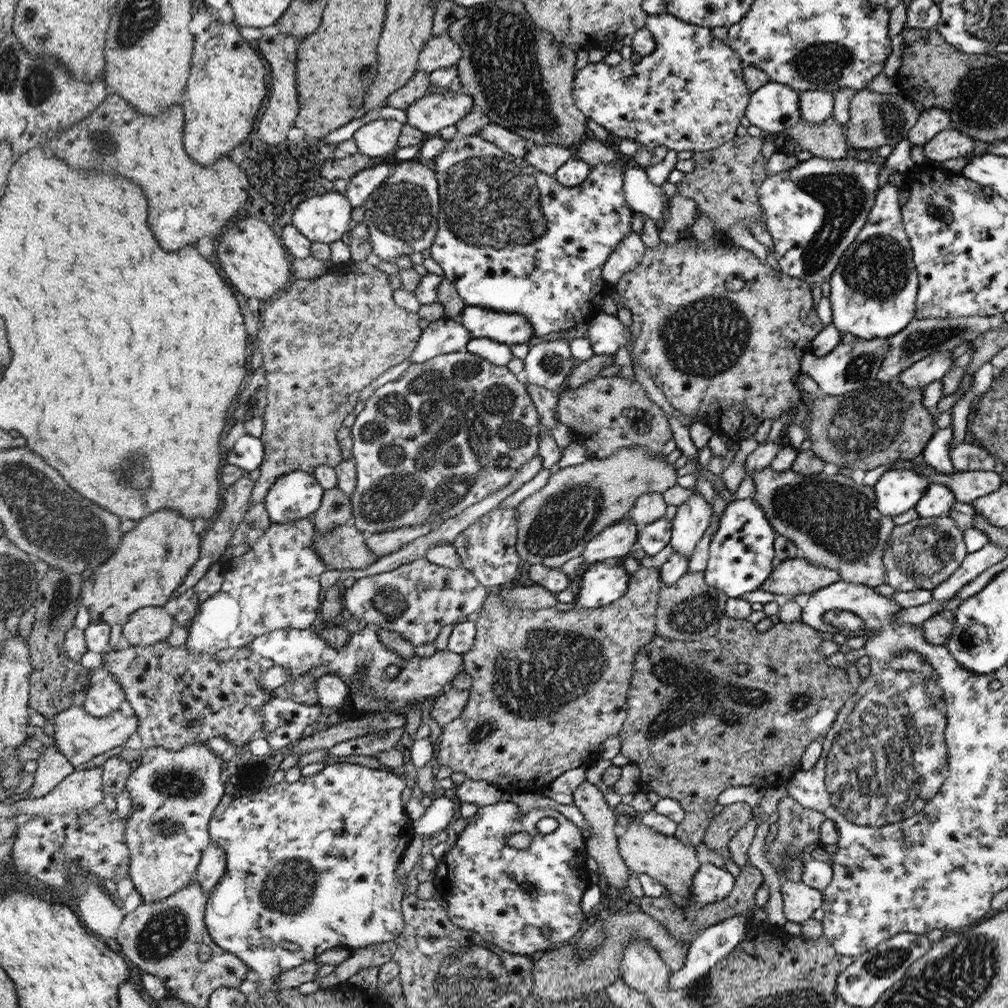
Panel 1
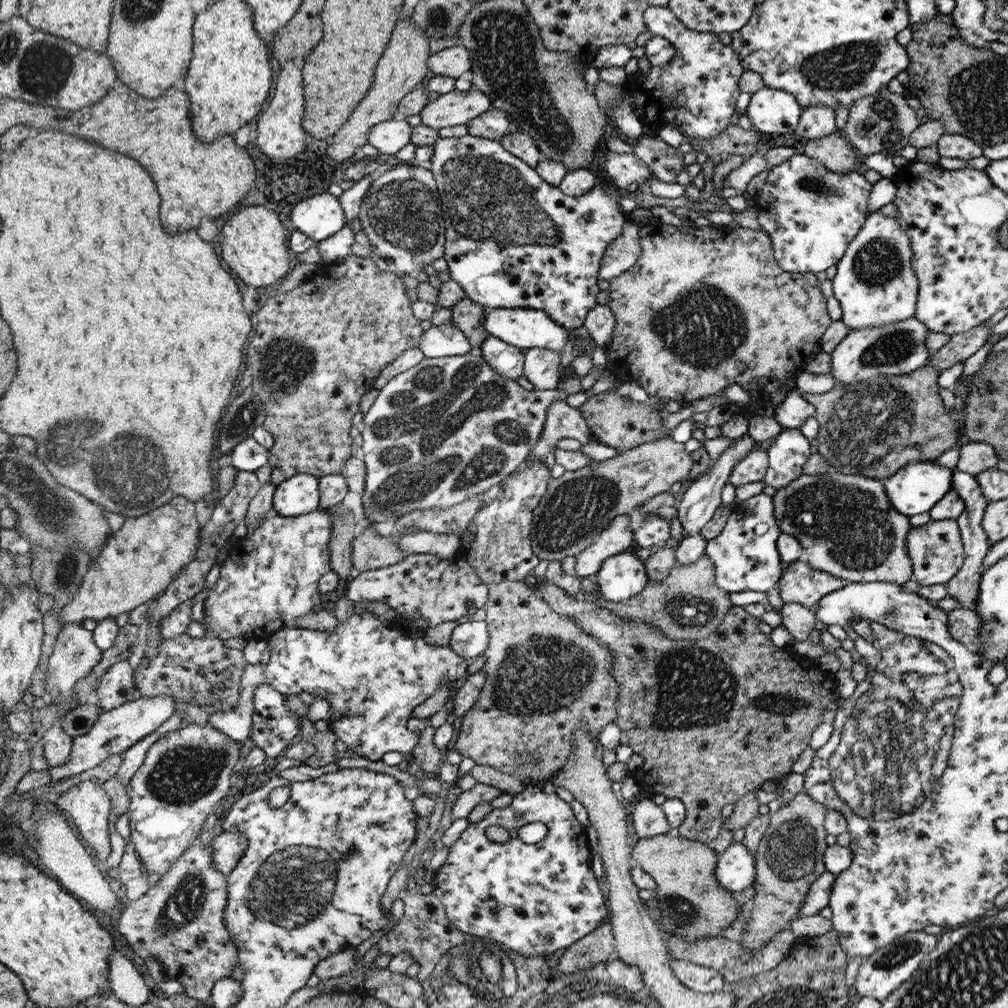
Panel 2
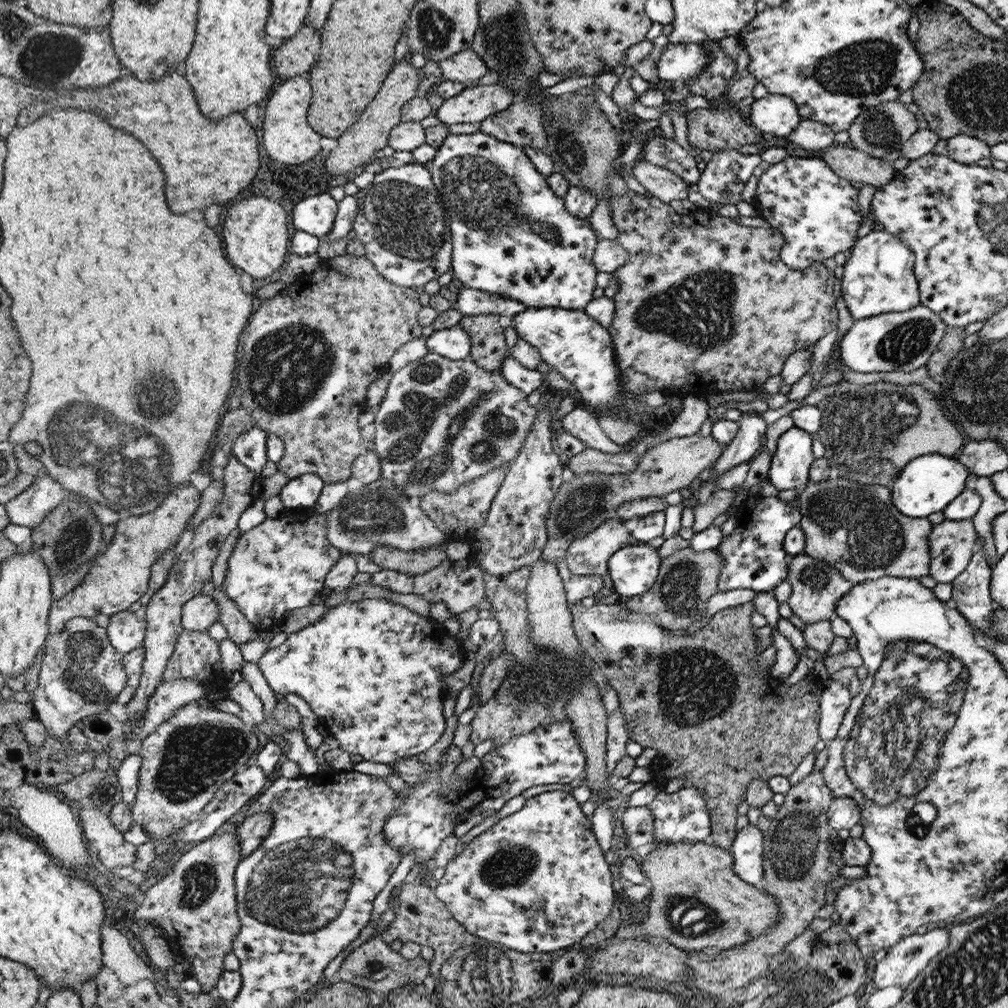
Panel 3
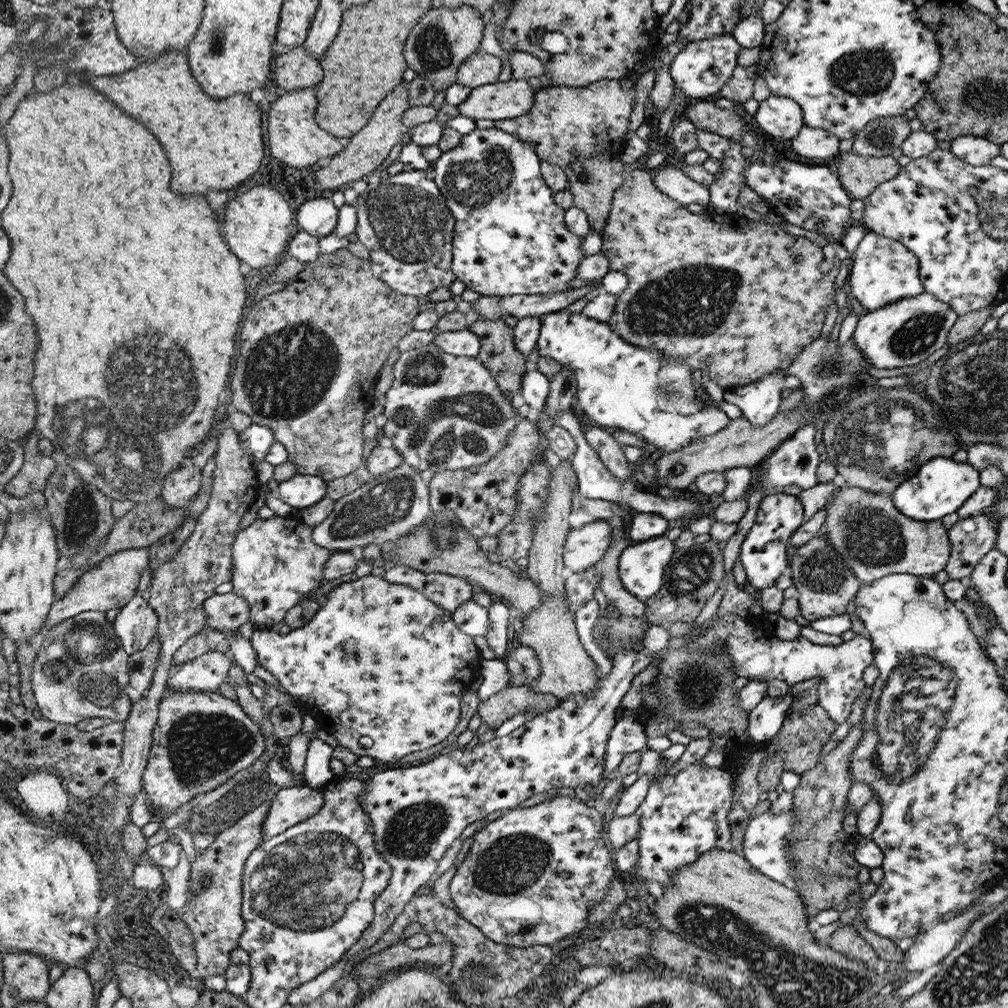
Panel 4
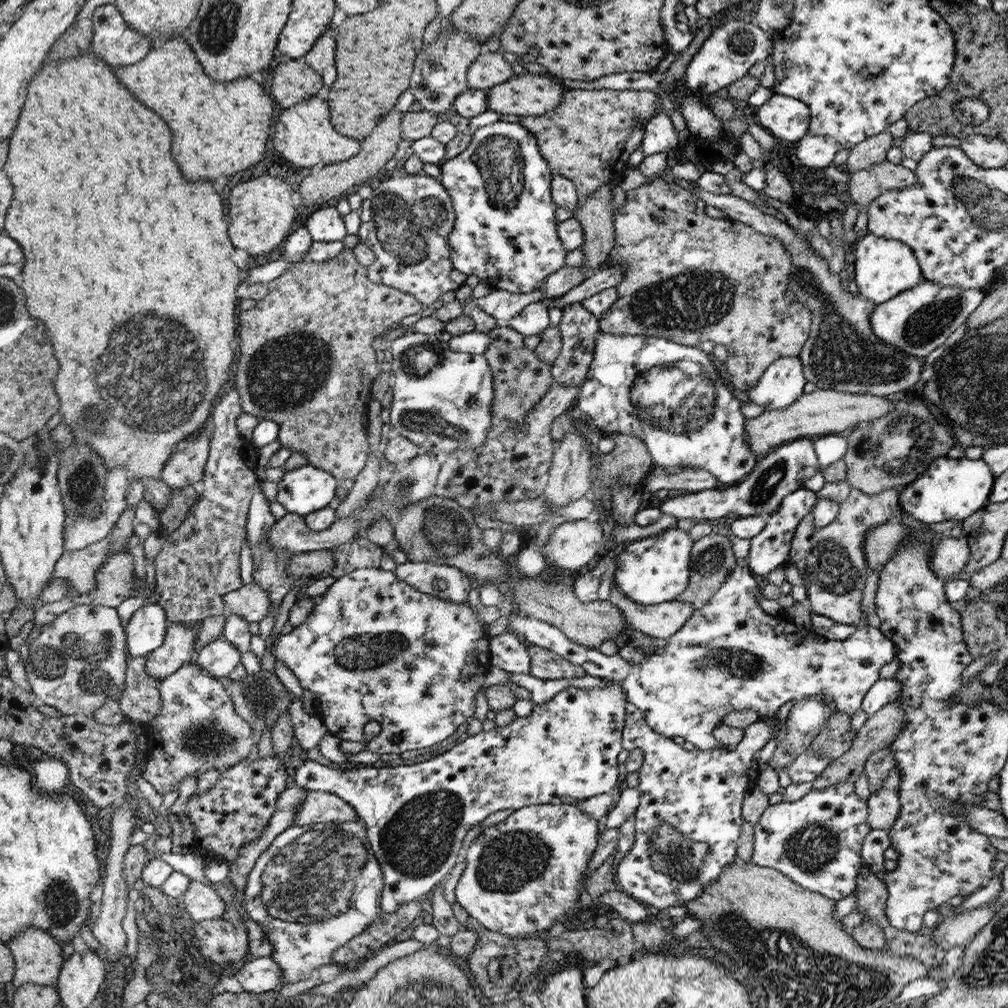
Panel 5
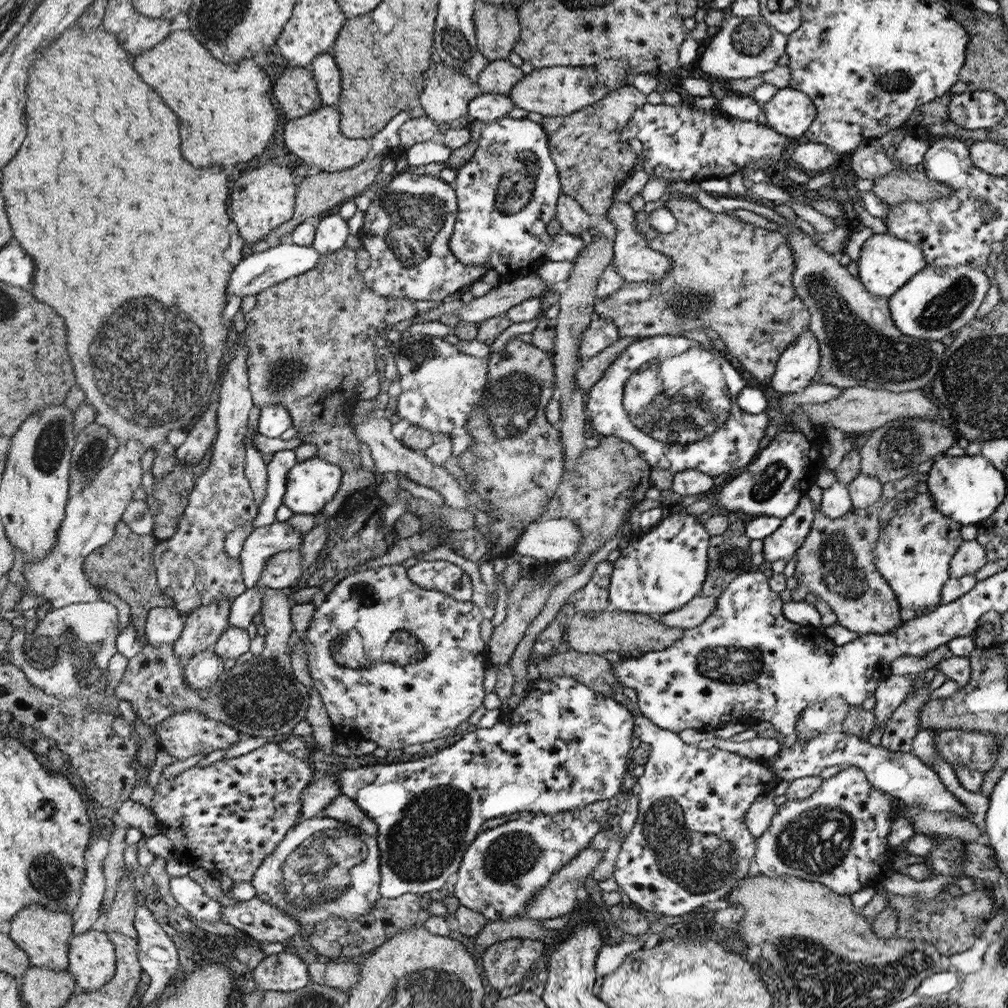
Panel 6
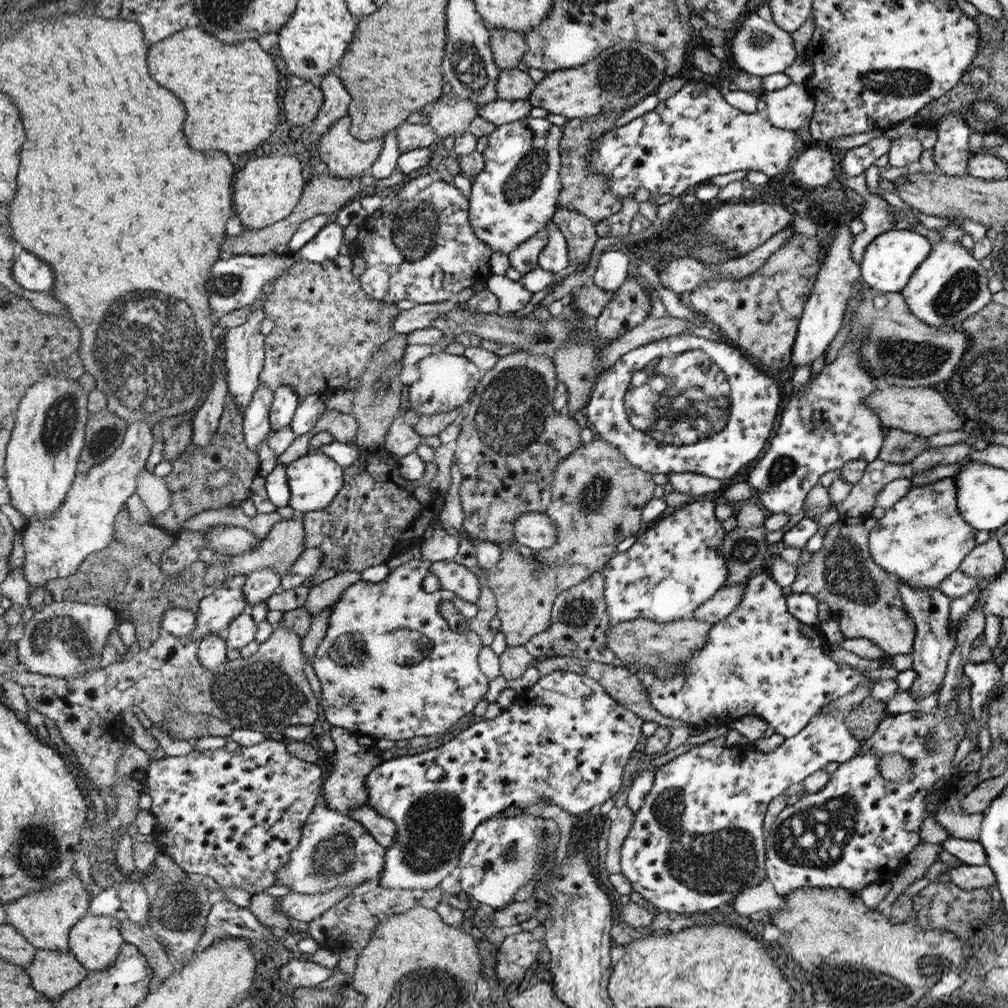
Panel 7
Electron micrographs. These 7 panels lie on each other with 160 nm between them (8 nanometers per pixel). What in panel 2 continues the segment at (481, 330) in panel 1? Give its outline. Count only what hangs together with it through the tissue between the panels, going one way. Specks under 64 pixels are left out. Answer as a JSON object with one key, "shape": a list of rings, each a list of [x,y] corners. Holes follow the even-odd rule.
{"shape":[[[521,308],[486,310],[484,325],[490,335],[517,346],[519,349],[549,348],[560,354],[564,350],[570,331],[563,326],[558,326],[543,310]]]}

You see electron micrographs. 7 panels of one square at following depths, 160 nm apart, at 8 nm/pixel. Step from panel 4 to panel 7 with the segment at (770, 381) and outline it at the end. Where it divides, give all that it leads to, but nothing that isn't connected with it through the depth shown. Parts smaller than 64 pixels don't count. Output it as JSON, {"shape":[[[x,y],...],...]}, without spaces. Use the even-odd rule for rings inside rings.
{"shape":[[[848,224],[838,227],[825,257],[826,261],[821,265],[817,274],[817,281],[809,296],[809,302],[805,305],[805,312],[801,316],[800,328],[791,358],[795,367],[811,365],[816,358],[820,358],[842,327],[848,299],[852,296],[855,288],[854,282],[860,278],[861,273],[860,264],[852,256],[854,240],[856,240],[856,236],[852,236]]]}

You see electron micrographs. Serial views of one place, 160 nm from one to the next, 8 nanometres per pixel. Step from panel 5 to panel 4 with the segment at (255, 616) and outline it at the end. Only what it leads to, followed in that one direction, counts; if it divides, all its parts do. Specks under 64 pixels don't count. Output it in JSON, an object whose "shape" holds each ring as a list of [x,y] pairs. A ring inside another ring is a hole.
{"shape":[[[214,593],[203,604],[206,611],[205,626],[216,630],[232,631],[250,621],[250,607],[243,596]]]}

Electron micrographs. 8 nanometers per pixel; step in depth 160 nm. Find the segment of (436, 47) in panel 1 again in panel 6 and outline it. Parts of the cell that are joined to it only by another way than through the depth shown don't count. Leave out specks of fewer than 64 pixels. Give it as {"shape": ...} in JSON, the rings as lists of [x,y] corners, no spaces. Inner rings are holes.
{"shape":[[[494,60],[480,72],[477,85],[482,93],[508,94],[512,87],[524,78],[520,67],[507,60]]]}

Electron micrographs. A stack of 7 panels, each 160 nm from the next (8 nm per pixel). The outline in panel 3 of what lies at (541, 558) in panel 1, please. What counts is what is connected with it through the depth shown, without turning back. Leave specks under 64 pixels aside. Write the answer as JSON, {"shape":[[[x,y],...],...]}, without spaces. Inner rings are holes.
{"shape":[[[712,435],[676,437],[639,451],[638,464],[629,473],[576,473],[578,478],[563,481],[550,504],[548,540],[566,538],[568,544],[586,536],[608,520],[606,512],[617,511],[622,504],[649,497],[665,497],[688,487],[706,468],[712,469],[724,455],[728,444],[720,445]]]}

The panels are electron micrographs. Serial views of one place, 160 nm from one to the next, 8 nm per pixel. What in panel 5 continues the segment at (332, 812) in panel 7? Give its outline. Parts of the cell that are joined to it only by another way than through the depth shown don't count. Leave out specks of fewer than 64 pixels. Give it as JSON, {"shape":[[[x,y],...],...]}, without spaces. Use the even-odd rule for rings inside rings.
{"shape":[[[357,816],[354,818],[354,820],[344,821],[344,822],[335,822],[335,823],[316,823],[316,824],[309,824],[309,825],[294,825],[290,828],[287,828],[286,830],[283,830],[274,840],[270,843],[270,846],[261,854],[260,858],[256,862],[256,866],[253,868],[252,871],[250,871],[249,878],[248,878],[248,886],[245,887],[244,896],[246,896],[246,900],[243,901],[244,908],[246,909],[246,912],[248,913],[248,916],[252,918],[252,920],[255,920],[257,924],[259,924],[263,930],[263,940],[269,941],[269,944],[273,946],[272,959],[274,961],[278,962],[278,965],[280,965],[280,969],[282,969],[282,975],[284,975],[284,978],[282,978],[282,985],[286,985],[289,983],[298,983],[299,981],[306,980],[308,977],[313,975],[313,972],[317,972],[320,965],[328,965],[332,964],[332,953],[336,952],[338,948],[342,948],[346,942],[349,940],[352,940],[355,936],[361,935],[362,932],[366,930],[372,924],[382,913],[383,910],[381,909],[381,892],[384,890],[385,886],[385,879],[384,879],[384,873],[381,869],[381,863],[377,860],[377,857],[375,856],[375,853],[372,851],[372,844],[368,837],[368,829],[365,826],[365,821],[360,818],[360,816]]]}

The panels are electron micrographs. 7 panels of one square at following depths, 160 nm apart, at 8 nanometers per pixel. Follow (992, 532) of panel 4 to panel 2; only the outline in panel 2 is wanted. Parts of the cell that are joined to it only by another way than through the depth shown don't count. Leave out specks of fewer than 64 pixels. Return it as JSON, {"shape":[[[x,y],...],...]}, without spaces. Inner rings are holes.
{"shape":[[[952,519],[944,520],[944,534],[934,532],[934,530],[930,530],[926,526],[914,527],[908,537],[909,556],[913,558],[914,562],[914,580],[920,586],[951,583],[953,576],[963,566],[965,558],[962,535],[960,535],[958,523]]]}

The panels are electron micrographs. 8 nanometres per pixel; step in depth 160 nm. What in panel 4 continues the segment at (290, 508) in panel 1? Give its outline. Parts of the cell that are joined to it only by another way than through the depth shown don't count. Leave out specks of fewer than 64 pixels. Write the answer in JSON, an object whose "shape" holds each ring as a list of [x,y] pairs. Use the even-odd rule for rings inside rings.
{"shape":[[[298,475],[280,482],[278,486],[279,498],[295,509],[314,506],[322,498],[328,496],[329,482],[320,476]]]}

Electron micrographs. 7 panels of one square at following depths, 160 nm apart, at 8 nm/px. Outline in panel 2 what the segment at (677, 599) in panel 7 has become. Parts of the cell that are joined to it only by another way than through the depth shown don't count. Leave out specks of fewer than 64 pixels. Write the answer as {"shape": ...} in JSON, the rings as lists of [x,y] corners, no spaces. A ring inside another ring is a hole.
{"shape":[[[620,553],[605,561],[596,576],[605,600],[620,603],[636,596],[649,582],[648,569],[634,553]]]}

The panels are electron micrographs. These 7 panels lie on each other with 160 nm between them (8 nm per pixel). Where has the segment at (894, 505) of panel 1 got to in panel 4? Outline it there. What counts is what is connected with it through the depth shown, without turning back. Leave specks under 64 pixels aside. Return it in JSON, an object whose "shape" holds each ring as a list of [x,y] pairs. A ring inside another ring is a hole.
{"shape":[[[934,457],[924,463],[913,479],[905,480],[891,493],[893,504],[913,520],[930,522],[958,512],[960,506],[982,488],[979,469],[967,462],[957,462],[952,457]]]}

